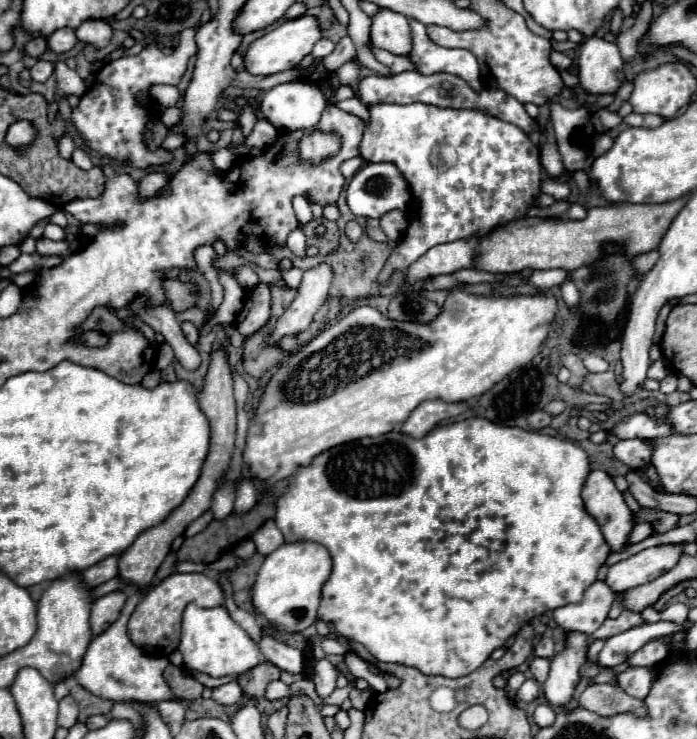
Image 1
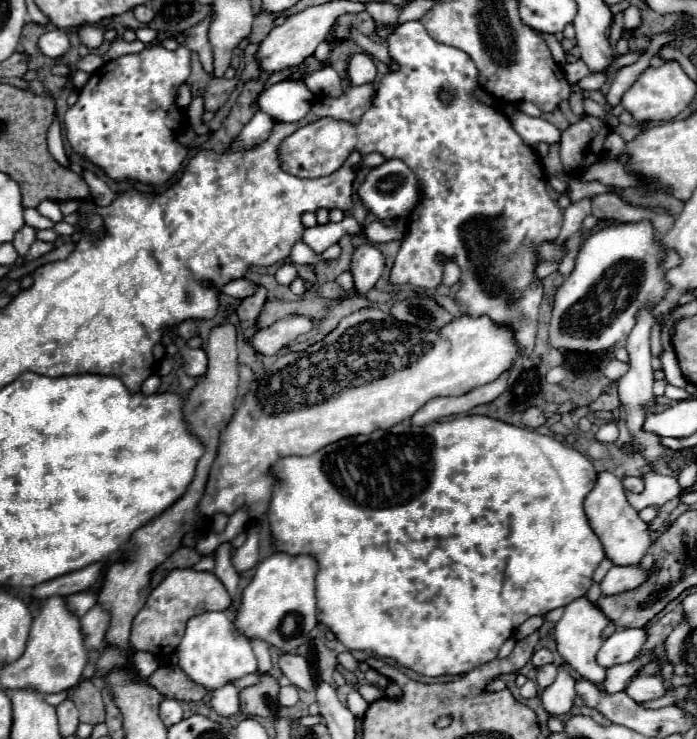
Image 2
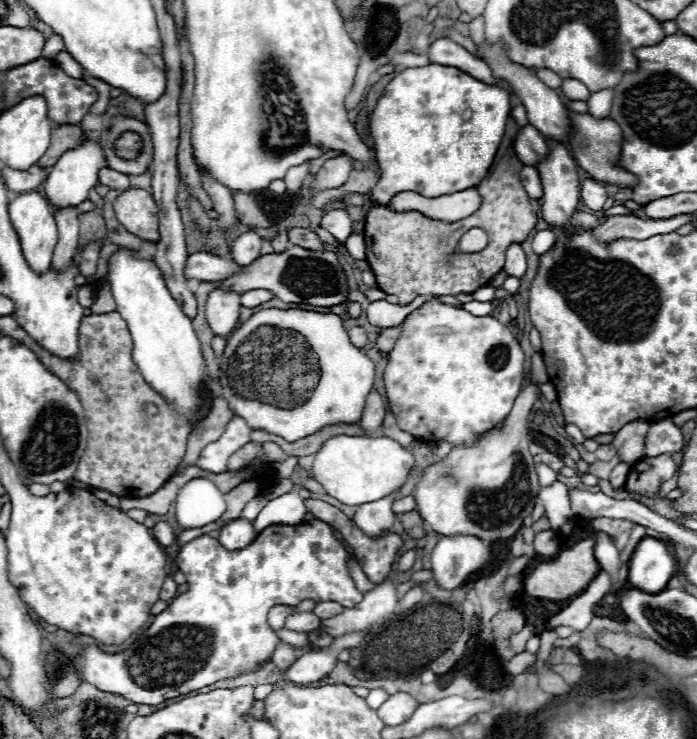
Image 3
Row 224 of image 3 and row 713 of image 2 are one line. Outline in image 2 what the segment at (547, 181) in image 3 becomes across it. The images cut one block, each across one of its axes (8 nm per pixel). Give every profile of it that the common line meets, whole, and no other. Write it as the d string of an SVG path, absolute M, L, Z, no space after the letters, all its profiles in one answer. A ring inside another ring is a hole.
M558 666L556 680L542 692L542 704L548 714L552 716L564 716L570 712L576 700L576 680L570 676L570 672L564 666Z

